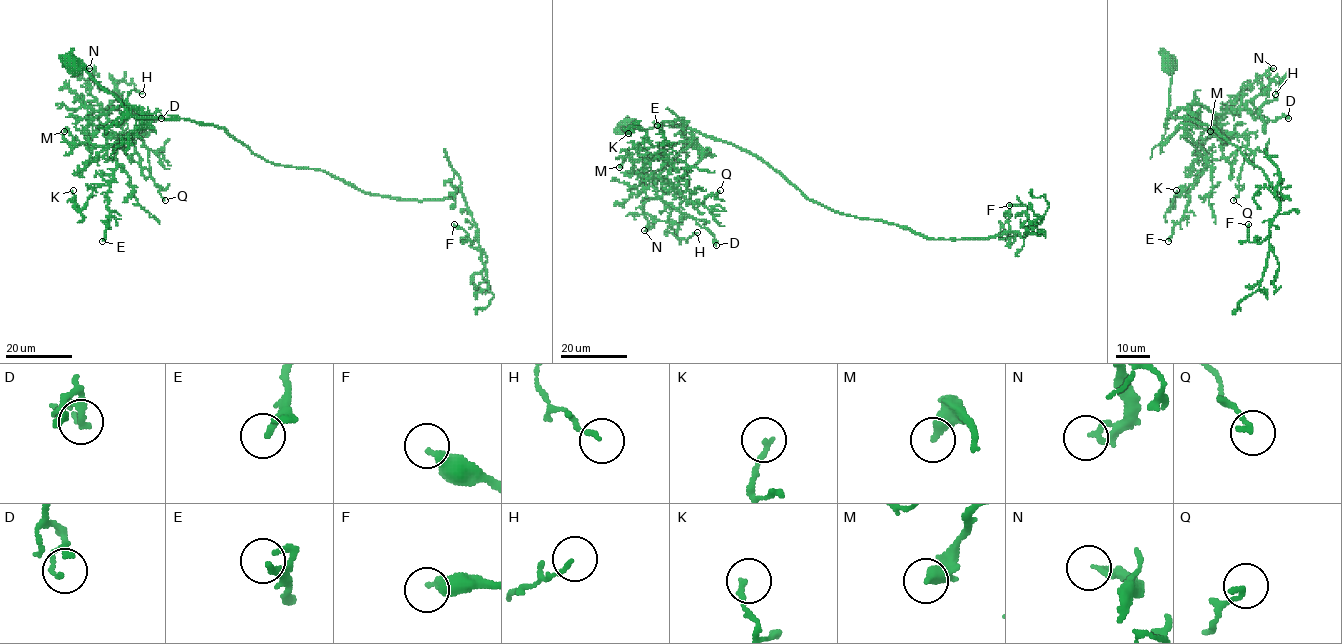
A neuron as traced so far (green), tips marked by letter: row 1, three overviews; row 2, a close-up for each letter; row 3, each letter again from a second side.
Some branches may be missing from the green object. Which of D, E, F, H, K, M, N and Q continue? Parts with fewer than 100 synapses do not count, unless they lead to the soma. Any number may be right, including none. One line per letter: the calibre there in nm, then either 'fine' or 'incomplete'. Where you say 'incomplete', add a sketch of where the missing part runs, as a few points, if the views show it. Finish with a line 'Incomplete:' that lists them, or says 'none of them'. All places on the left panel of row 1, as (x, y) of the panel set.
D: 130 nm | fine
E: 160 nm | fine
F: 360 nm | fine
H: 130 nm | fine
K: 150 nm | fine
M: 360 nm | fine
N: 200 nm | fine
Q: 150 nm | fine
Incomplete: none of them

